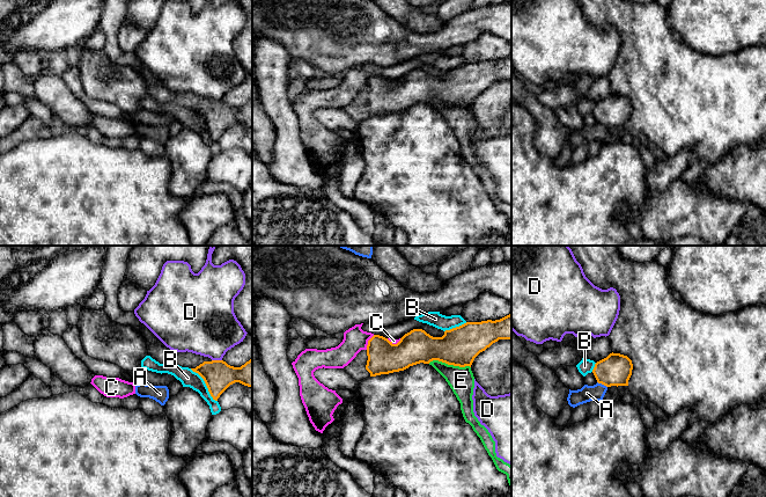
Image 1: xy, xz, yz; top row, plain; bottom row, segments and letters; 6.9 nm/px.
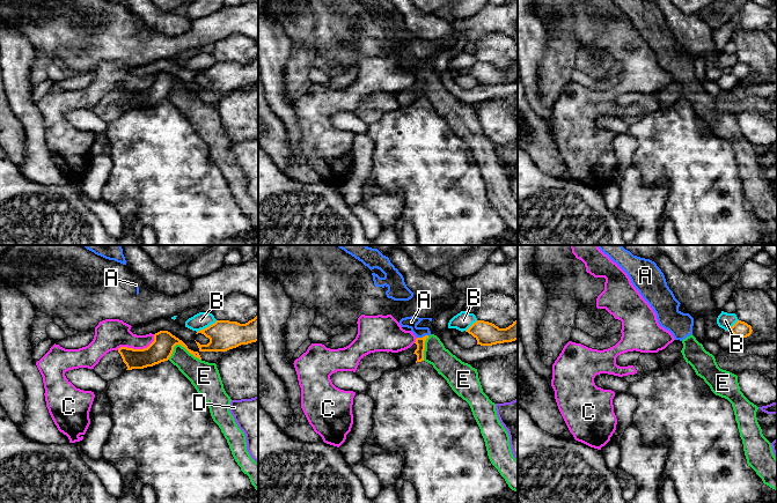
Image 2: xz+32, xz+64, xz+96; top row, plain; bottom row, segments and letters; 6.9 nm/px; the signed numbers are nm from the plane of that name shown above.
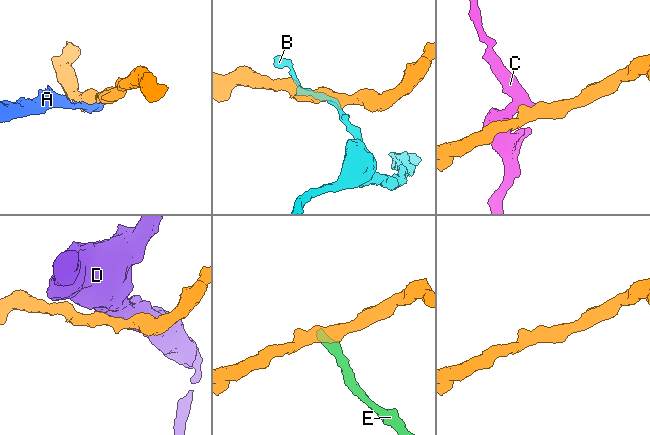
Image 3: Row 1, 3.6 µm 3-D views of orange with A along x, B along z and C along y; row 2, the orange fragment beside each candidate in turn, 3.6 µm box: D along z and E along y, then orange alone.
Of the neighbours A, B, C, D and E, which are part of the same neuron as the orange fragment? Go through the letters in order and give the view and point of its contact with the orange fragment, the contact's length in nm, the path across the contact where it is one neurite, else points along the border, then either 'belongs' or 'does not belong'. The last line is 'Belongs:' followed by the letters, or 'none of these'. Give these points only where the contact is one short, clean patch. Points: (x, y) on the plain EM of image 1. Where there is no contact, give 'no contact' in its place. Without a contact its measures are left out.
A: meets orange in yz at (602, 124); contact 80 nm long; border along yz (597, 122), (606, 128); does not belong
B: meets orange in xy at (205, 123); contact 300 nm long; does not belong
C: meets orange in xz at (368, 82); contact 120 nm long; does not belong
D: meets orange in xy at (216, 101); contact 70 nm long; does not belong
E: meets orange in xz at (449, 104); contact 300 nm long; border along xz (428, 103), (441, 101), (448, 104), (470, 108); does not belong
Belongs: none of these

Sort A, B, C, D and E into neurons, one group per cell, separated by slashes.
A E / B / C / D

